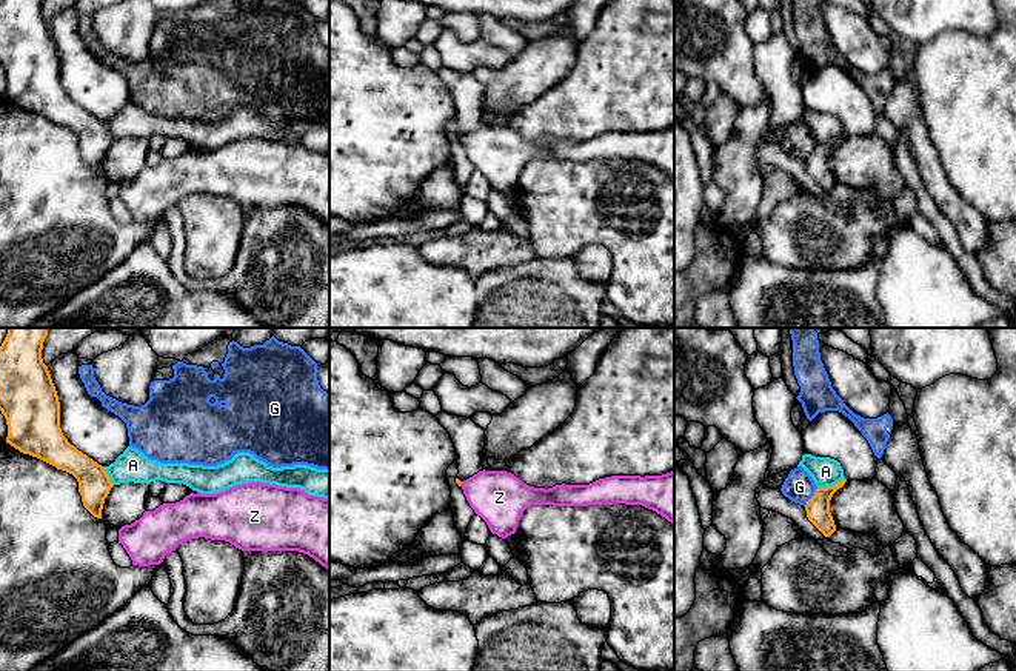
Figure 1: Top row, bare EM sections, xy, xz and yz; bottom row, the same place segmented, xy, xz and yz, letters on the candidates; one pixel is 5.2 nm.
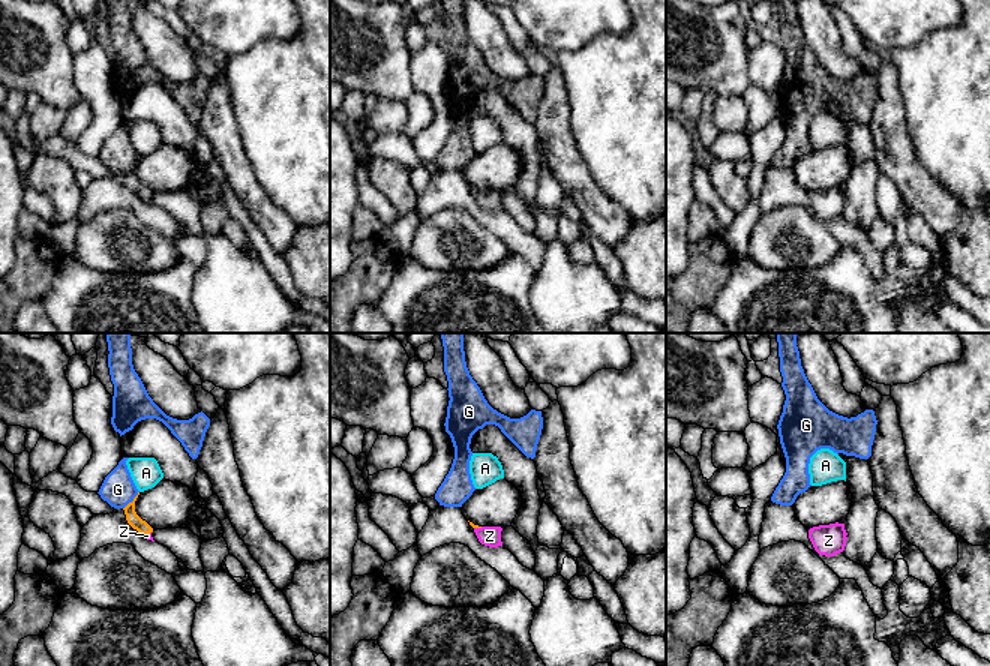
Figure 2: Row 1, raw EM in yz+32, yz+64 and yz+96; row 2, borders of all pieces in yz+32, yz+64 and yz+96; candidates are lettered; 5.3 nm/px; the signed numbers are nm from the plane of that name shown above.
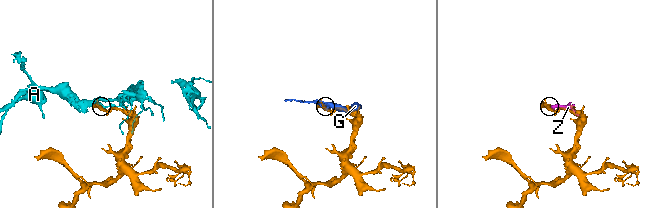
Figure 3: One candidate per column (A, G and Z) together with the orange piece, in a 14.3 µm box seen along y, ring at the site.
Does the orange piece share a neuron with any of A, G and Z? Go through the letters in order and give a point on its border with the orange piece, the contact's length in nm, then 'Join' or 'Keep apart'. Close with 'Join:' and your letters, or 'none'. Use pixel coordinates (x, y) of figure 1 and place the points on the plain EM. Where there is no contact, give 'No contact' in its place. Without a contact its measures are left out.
A: Touches orange at yz (830, 142). Shared border 160 nm. Keep apart
G: Touches orange at yz (812, 153). Shared border 120 nm. Keep apart
Z: Touches orange at xz (461, 139). Shared border 30 nm. Join
Join: Z

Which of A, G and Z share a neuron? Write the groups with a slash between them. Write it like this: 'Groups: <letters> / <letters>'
Groups: A / G / Z

